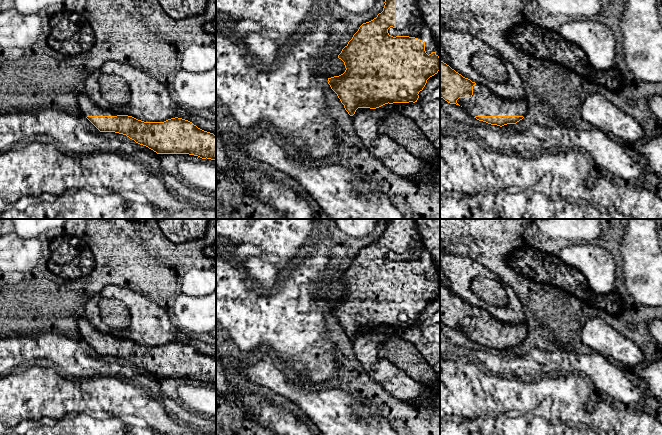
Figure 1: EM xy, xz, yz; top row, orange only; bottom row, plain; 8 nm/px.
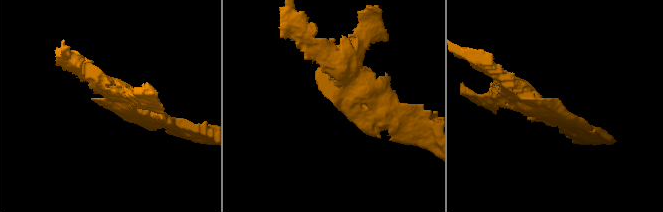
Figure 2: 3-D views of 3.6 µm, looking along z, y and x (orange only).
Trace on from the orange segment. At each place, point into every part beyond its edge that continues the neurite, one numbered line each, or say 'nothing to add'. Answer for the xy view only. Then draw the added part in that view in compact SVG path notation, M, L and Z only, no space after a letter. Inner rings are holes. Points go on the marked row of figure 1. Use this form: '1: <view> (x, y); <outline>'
1: xy (87, 107); M85 92L78 95L78 105L80 112L85 116L117 116L117 115L124 115L124 114L118 114L108 109L102 109L98 107L92 100L89 99L89 97L86 95Z

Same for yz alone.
1: yz (484, 102); M476 83L471 98L459 98L457 103L472 117L475 116L525 116L528 105L525 99L502 99L488 87Z

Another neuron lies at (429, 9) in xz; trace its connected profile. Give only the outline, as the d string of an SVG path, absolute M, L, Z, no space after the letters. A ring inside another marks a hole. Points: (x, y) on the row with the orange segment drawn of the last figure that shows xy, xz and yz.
M416 0L423 25L429 28L438 46L440 58L440 0Z

